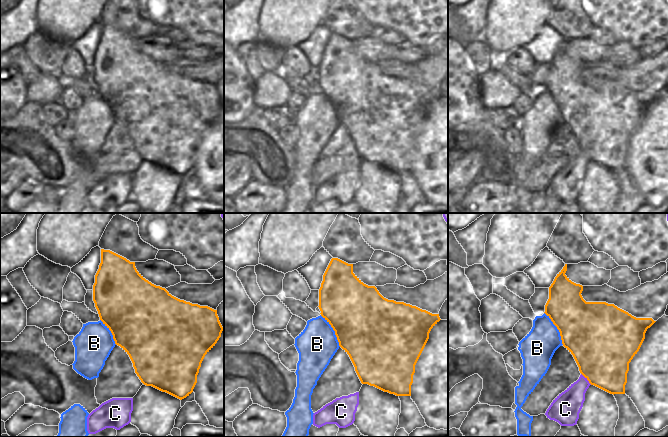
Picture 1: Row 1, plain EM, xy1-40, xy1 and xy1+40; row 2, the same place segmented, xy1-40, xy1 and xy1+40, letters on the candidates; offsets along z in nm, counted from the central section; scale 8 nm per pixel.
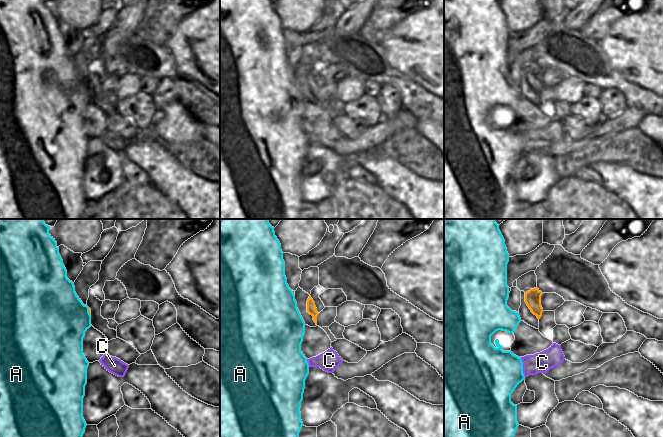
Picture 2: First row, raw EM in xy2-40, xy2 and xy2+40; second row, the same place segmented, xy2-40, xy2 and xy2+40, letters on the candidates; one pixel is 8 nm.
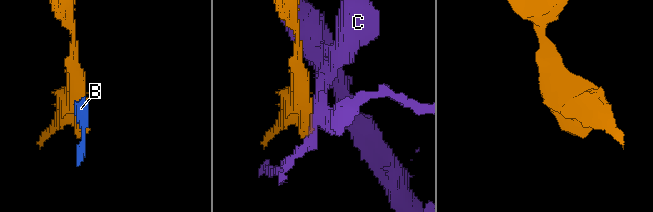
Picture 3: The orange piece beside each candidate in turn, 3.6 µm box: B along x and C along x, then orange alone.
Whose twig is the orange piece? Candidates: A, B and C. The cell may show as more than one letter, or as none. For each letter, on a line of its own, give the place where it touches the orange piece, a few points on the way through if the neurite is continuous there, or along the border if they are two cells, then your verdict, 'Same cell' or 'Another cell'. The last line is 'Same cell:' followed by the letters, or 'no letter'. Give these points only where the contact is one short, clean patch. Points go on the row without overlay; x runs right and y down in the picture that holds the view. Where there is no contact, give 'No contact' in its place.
A: Touches orange at xy2-40 (89, 87). Another cell
B: Touches orange at xy1 (334, 106). Boundary: xy1 (320, 91), (334, 107), (340, 122). Another cell
C: Touches orange at xy1+40 (587, 155). Another cell
Same cell: no letter.

